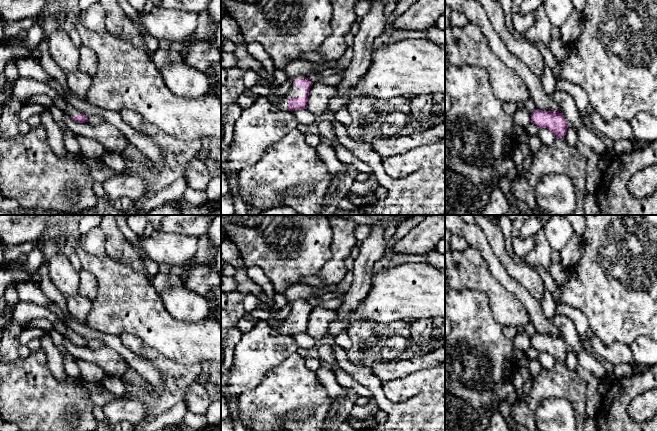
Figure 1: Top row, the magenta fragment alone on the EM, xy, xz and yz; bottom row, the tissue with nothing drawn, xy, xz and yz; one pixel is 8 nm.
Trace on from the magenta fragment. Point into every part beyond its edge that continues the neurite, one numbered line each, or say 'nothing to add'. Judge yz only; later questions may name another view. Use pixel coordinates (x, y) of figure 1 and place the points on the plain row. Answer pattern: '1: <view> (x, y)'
nothing to add

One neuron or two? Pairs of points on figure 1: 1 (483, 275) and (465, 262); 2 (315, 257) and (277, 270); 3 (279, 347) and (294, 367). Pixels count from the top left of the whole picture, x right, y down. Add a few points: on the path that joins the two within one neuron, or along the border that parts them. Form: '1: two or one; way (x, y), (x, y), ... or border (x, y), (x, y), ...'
1: one; way (479, 275), (469, 266)
2: one; way (306, 257), (300, 257), (295, 261), (286, 261)
3: two; border (296, 351), (268, 371)

